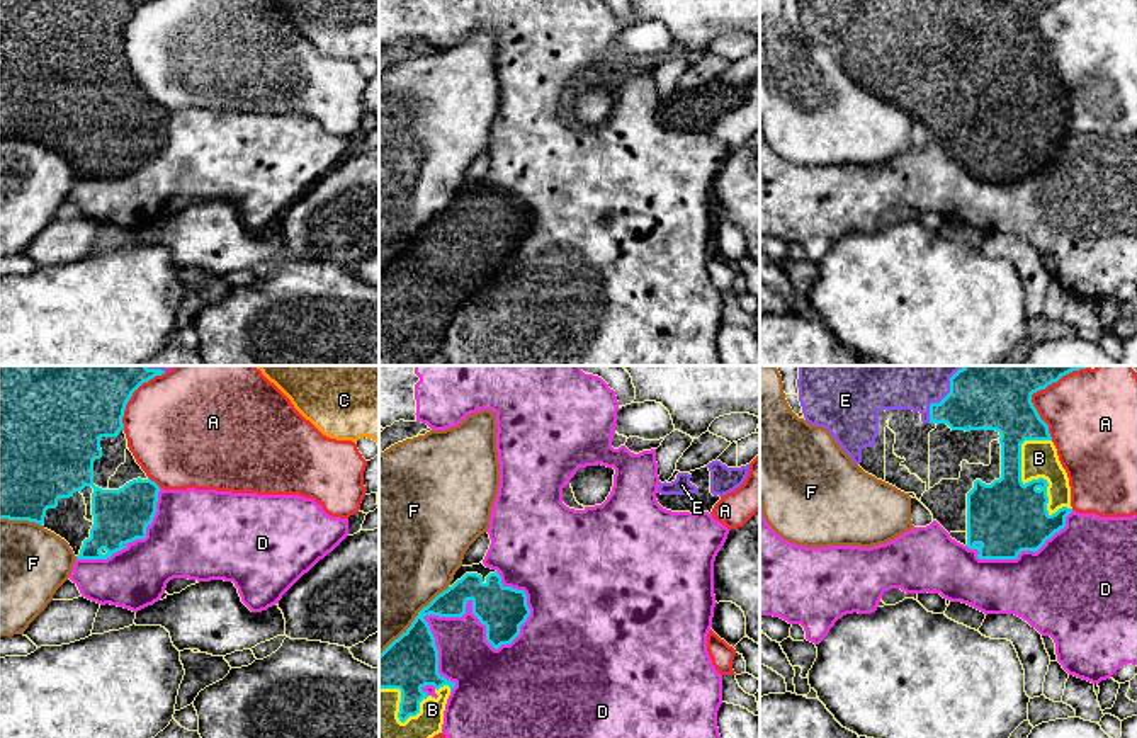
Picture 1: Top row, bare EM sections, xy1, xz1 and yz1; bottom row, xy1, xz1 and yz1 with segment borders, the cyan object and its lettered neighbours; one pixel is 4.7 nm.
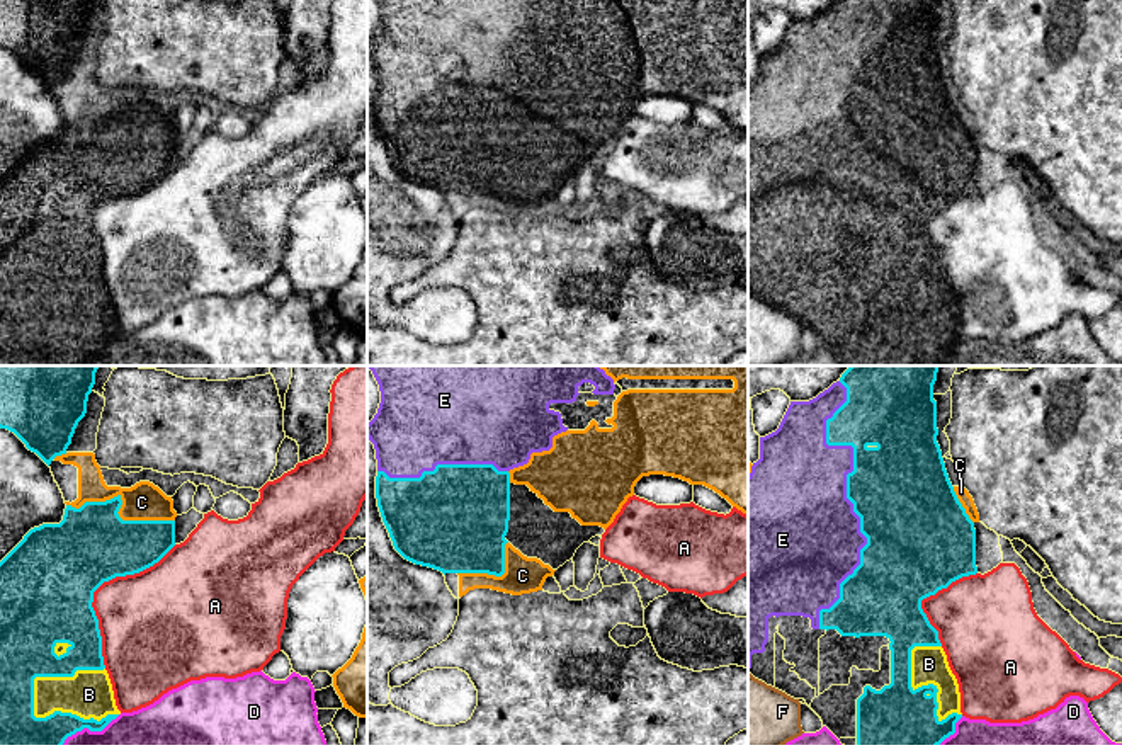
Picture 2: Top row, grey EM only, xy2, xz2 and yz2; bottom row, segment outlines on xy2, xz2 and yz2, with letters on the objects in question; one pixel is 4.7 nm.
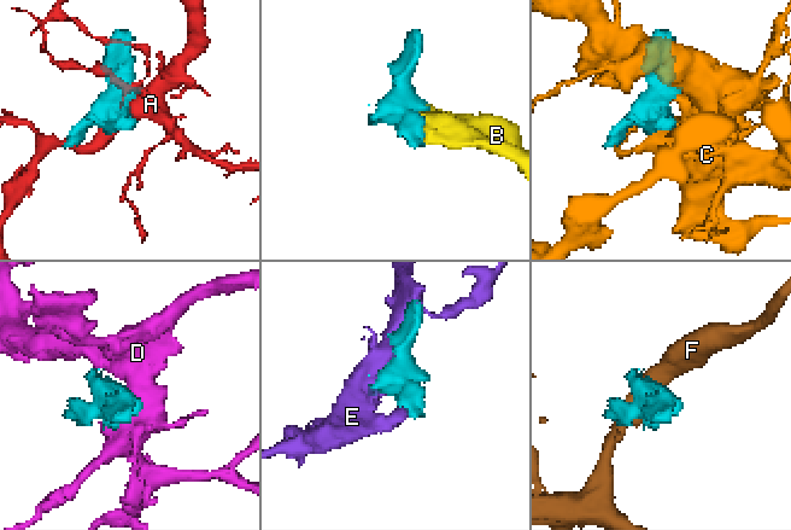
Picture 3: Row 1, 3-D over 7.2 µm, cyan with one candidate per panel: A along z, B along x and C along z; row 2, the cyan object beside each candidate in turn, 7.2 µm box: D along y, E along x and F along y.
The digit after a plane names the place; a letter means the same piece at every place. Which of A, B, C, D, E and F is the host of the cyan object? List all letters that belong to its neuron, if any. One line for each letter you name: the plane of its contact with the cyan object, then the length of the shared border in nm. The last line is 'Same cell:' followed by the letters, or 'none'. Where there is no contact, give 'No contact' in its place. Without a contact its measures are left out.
B: Touches cyan in xy2. Shared border 440 nm
E: Touches cyan in yz2. Shared border 1150 nm
Same cell: B, E

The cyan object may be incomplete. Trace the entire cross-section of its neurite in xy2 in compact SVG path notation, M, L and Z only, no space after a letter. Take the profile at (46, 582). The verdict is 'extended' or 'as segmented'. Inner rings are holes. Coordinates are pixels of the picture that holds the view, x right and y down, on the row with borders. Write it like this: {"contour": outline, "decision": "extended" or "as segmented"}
{"contour": "M121 495L105 502L85 502L80 509L66 505L63 520L60 524L42 524L39 527L31 529L24 536L24 539L0 561L0 745L63 745L68 736L75 735L76 731L82 731L83 728L88 728L90 731L102 731L112 719L116 719L121 714L121 711L116 706L112 684L104 665L99 619L92 607L94 592L104 582L109 582L116 577L134 575L153 566L175 546L175 520L122 520L117 514L121 505L122 505Z", "decision": "extended"}

